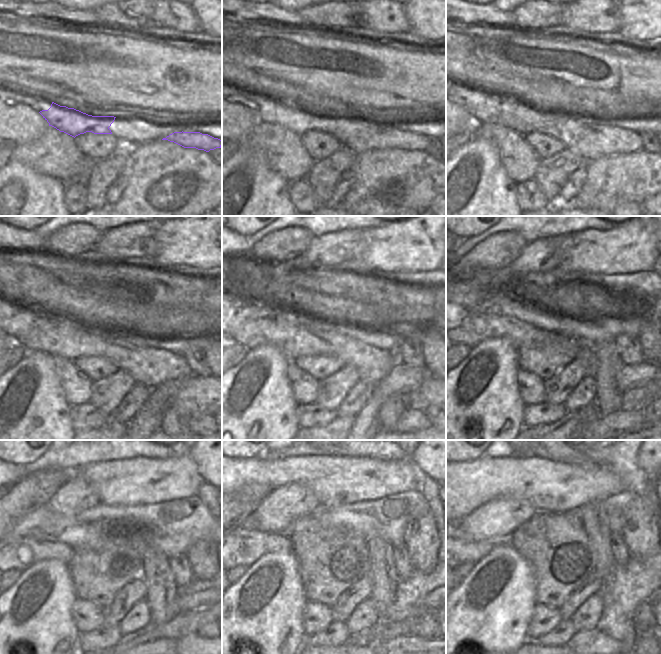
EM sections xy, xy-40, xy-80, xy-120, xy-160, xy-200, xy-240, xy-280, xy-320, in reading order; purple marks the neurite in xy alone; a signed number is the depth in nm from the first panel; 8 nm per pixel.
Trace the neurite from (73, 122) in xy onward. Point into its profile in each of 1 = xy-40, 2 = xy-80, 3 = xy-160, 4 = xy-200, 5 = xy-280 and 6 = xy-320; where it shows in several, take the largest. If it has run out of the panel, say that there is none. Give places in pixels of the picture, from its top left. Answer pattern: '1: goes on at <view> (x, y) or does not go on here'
1: goes on at xy-40 (293, 118)
2: goes on at xy-80 (591, 138)
3: goes on at xy-160 (284, 331)
4: goes on at xy-200 (476, 328)
5: goes on at xy-280 (242, 546)
6: goes on at xy-320 (466, 552)

